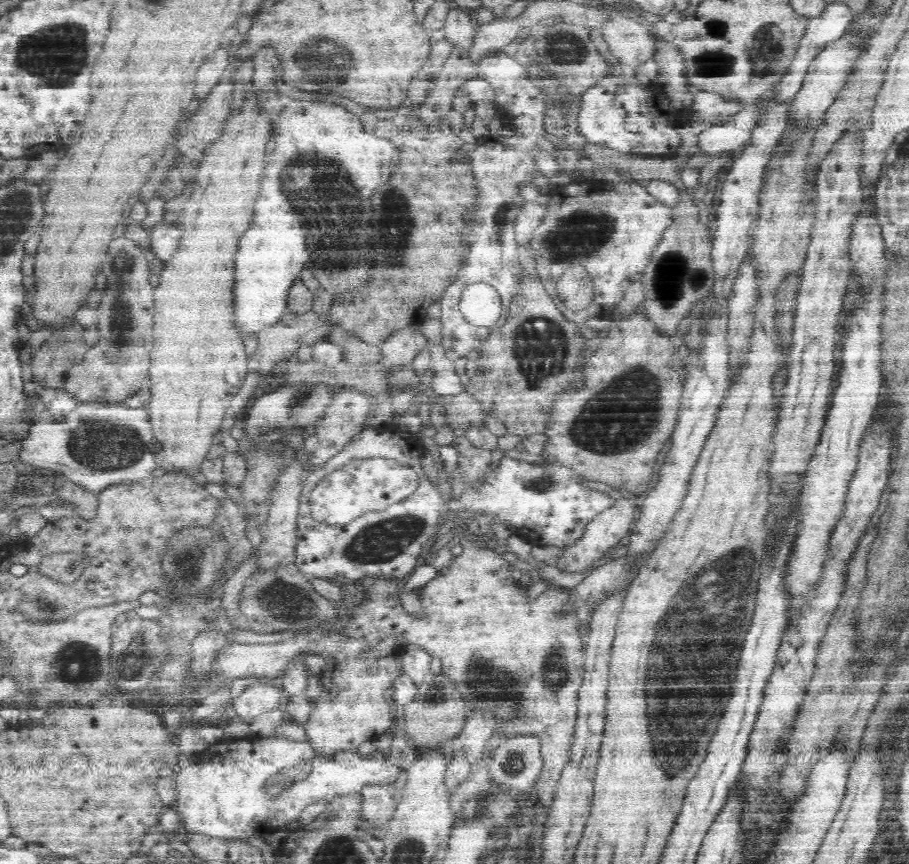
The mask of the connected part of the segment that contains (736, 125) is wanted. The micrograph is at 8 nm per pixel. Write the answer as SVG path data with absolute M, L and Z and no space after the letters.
M751 108L740 111L731 121L719 126L711 126L699 135L699 146L702 152L728 153L745 147L750 142Z

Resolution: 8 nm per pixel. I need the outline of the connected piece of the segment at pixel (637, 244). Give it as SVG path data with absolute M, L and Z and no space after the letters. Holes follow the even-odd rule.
M602 178L596 182L598 184L594 184L592 188L582 188L584 181L580 184L580 180L572 180L572 183L567 185L568 188L564 185L564 188L552 189L549 192L551 195L550 204L546 206L547 217L535 230L530 248L532 256L535 257L539 278L550 298L553 298L555 303L558 302L558 308L562 310L562 314L566 314L566 318L582 324L586 324L588 316L609 314L622 300L628 286L632 282L641 280L644 269L652 258L654 248L658 246L664 230L670 226L676 215L675 207L671 208L666 206L665 202L658 202L646 190L645 183L639 184L636 181L623 183L620 180L620 182L604 181L602 184ZM572 265L584 267L592 277L595 286L594 300L586 308L576 308L576 310L568 308L556 292L560 276L566 268Z

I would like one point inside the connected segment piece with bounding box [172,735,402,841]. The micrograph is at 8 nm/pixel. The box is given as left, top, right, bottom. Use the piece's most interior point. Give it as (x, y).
(221, 791)

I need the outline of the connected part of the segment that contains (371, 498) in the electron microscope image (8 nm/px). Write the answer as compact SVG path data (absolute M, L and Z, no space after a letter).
M382 456L350 458L336 469L306 497L313 518L330 525L346 524L365 512L380 512L401 503L417 490L421 473L410 465Z

